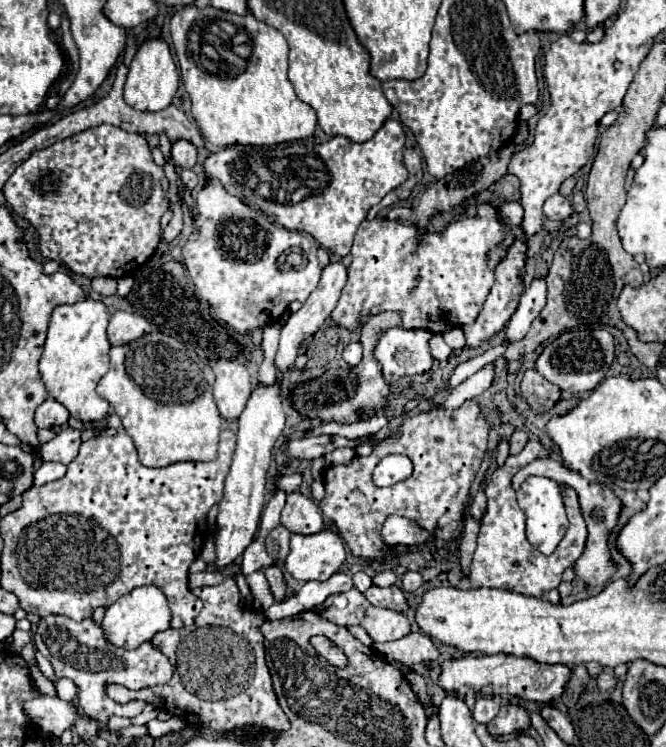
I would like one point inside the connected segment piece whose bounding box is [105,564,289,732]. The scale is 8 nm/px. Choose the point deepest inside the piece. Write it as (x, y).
(221, 681)

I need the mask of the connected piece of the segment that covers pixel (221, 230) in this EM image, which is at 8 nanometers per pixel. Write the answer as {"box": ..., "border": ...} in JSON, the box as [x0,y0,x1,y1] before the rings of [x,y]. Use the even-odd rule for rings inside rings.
{"box":[183,178,321,338],"border":[[[209,178],[203,188],[195,196],[195,224],[193,232],[183,246],[183,264],[189,270],[189,276],[195,284],[195,296],[201,300],[207,300],[211,308],[217,312],[217,316],[241,338],[251,336],[253,330],[263,330],[271,324],[275,324],[289,308],[293,300],[305,302],[309,294],[317,288],[321,278],[321,268],[317,264],[317,248],[319,244],[309,236],[301,232],[291,232],[287,228],[277,228],[267,216],[259,214],[257,210],[249,208],[245,202],[241,202],[237,196],[231,196],[217,178]],[[287,248],[301,248],[307,254],[307,266],[303,270],[281,270],[277,264],[277,258]]]}

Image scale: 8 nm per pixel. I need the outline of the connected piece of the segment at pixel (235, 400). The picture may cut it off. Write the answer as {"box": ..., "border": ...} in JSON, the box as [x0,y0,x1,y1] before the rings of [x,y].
{"box":[211,358,251,422],"border":[[[217,358],[211,360],[211,370],[215,372],[213,396],[221,416],[229,422],[237,420],[251,394],[247,368],[235,358]]]}

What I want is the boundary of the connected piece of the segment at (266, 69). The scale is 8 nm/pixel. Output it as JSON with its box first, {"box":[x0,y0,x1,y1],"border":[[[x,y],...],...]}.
{"box":[171,4,317,146],"border":[[[195,4],[181,8],[171,18],[173,44],[179,58],[181,80],[193,104],[193,118],[201,130],[201,136],[215,146],[253,144],[271,146],[281,142],[293,142],[309,138],[315,132],[317,116],[311,106],[301,102],[287,78],[287,40],[285,36],[267,26],[255,16],[235,16],[231,12],[219,12],[217,8],[197,8]]]}

